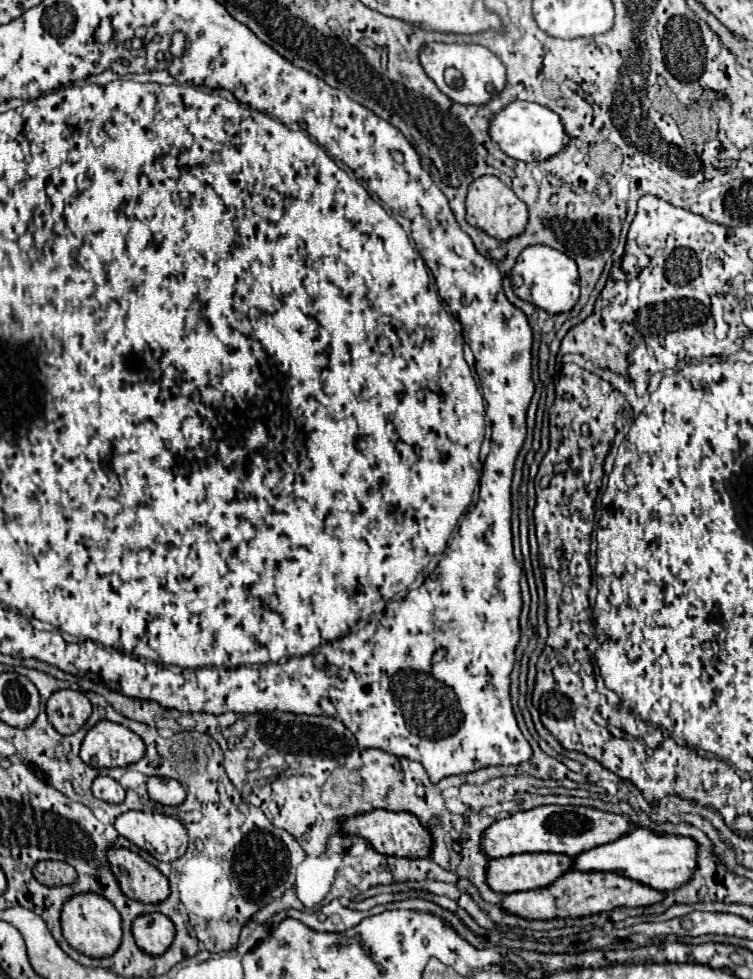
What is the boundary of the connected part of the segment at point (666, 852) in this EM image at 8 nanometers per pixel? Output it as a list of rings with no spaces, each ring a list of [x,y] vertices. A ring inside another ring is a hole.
[[[635,827],[627,835],[583,851],[573,857],[571,869],[575,871],[613,871],[623,877],[635,879],[643,885],[649,885],[655,891],[671,891],[675,885],[683,885],[687,877],[691,877],[691,869],[695,869],[697,857],[697,843],[689,837],[681,835],[653,835],[647,829]]]

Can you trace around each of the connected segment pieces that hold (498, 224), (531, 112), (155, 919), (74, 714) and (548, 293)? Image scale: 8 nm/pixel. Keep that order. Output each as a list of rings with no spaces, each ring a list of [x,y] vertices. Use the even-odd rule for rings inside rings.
[[[493,175],[479,177],[469,185],[465,205],[467,205],[467,223],[477,229],[483,229],[487,235],[491,235],[495,239],[505,241],[505,239],[521,235],[525,231],[527,215],[529,215],[527,205],[513,193],[511,187],[507,187]]]
[[[511,101],[507,107],[503,107],[499,113],[493,115],[489,123],[489,135],[491,139],[501,147],[501,151],[513,159],[519,161],[543,161],[561,149],[565,149],[569,137],[563,129],[563,123],[557,113],[551,109],[531,103],[531,101]]]
[[[151,913],[137,917],[133,921],[133,937],[147,955],[163,955],[175,937],[175,927],[169,917],[163,917],[161,913]]]
[[[61,689],[47,701],[47,717],[61,735],[73,735],[79,731],[91,715],[91,703],[81,691]]]
[[[531,245],[521,251],[513,275],[523,277],[523,285],[515,289],[515,295],[527,303],[533,303],[535,307],[547,311],[549,315],[567,313],[571,311],[579,301],[579,271],[573,259],[559,253],[557,249],[545,247],[545,245]]]

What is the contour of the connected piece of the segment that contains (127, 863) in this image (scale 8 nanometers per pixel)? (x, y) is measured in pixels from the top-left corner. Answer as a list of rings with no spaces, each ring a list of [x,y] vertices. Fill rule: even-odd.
[[[111,849],[111,869],[119,881],[121,891],[135,901],[161,903],[169,897],[169,881],[153,865],[143,861],[129,849]]]

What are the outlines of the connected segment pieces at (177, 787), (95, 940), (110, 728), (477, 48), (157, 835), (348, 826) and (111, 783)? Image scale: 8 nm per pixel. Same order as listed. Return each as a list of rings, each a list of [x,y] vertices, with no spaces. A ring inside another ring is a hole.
[[[151,777],[147,781],[147,787],[149,787],[149,797],[161,805],[181,805],[187,797],[183,785],[175,779]]]
[[[83,893],[83,897],[73,897],[67,901],[61,913],[61,925],[63,925],[63,937],[67,943],[87,955],[87,957],[109,957],[113,955],[121,945],[121,917],[119,911],[107,901],[105,897],[99,897],[97,893]]]
[[[101,721],[83,739],[81,759],[97,769],[127,767],[137,763],[145,753],[145,743],[127,727]]]
[[[427,43],[419,49],[419,61],[427,73],[429,79],[435,81],[435,85],[453,101],[459,101],[463,105],[483,105],[491,101],[493,93],[499,93],[505,85],[505,69],[503,63],[483,45],[459,45],[459,43]],[[447,67],[455,67],[461,71],[459,85],[447,85],[443,79],[443,71]]]
[[[123,813],[115,821],[115,829],[125,839],[139,839],[135,841],[139,849],[151,851],[153,857],[159,861],[175,861],[187,851],[187,831],[183,825],[167,817],[163,813]],[[145,841],[145,845],[141,845]]]
[[[375,809],[371,813],[361,813],[353,817],[343,817],[339,819],[339,833],[343,837],[361,837],[365,839],[371,849],[375,849],[381,855],[395,855],[395,857],[407,857],[407,859],[417,859],[417,857],[427,857],[431,853],[431,835],[411,813],[391,813],[383,809]]]
[[[97,777],[93,781],[93,795],[105,803],[113,803],[119,805],[125,799],[125,789],[111,777]]]

